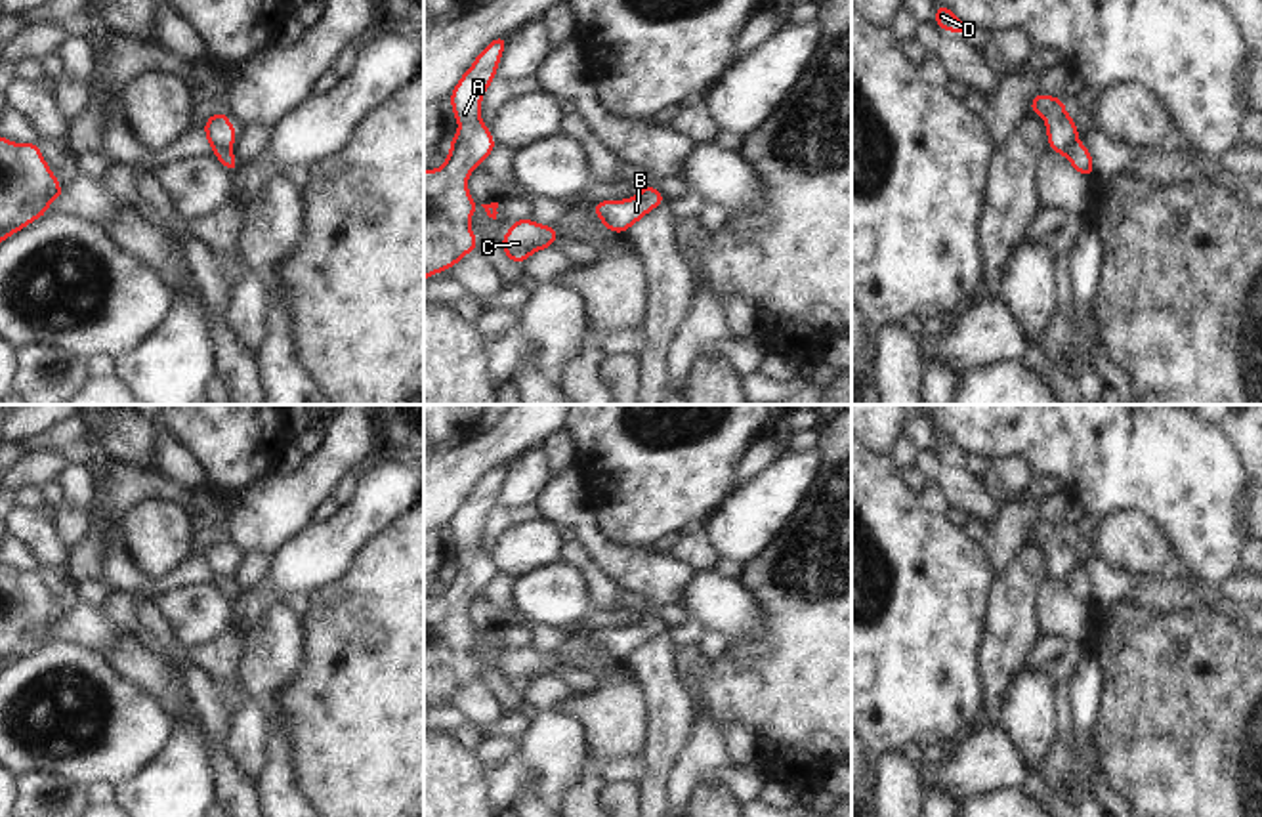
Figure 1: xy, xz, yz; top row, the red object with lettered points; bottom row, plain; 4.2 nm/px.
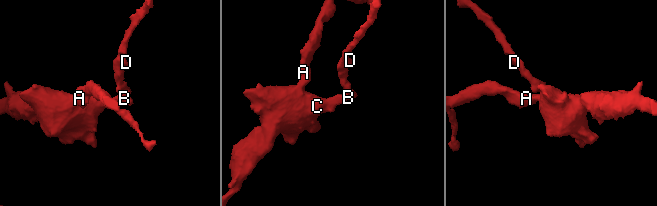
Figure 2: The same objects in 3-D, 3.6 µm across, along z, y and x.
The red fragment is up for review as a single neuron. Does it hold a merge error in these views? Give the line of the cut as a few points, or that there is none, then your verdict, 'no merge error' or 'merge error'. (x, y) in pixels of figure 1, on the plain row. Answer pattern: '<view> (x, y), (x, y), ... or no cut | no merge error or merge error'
xy (230, 577), (214, 581) | merge error

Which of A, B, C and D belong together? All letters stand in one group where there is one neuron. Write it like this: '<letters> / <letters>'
A B C / D

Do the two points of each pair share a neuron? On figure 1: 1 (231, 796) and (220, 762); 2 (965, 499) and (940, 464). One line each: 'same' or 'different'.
1: same
2: same

